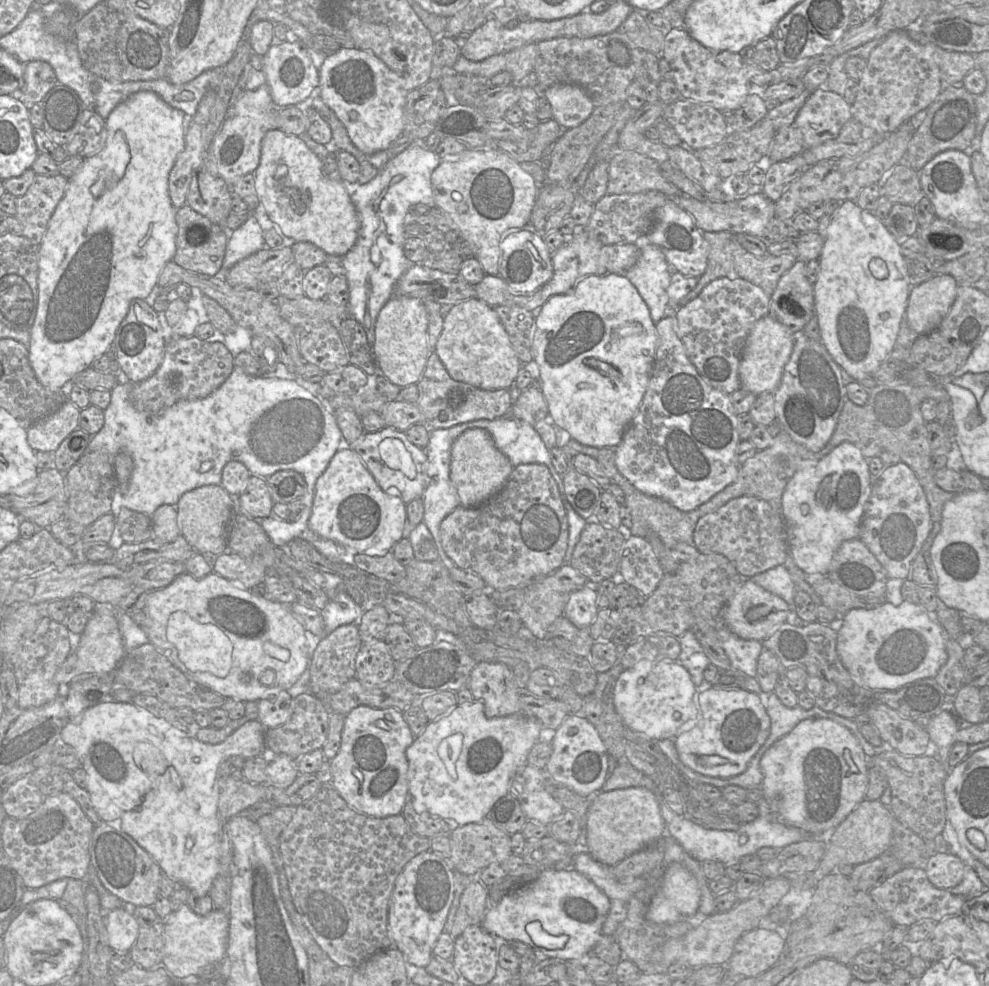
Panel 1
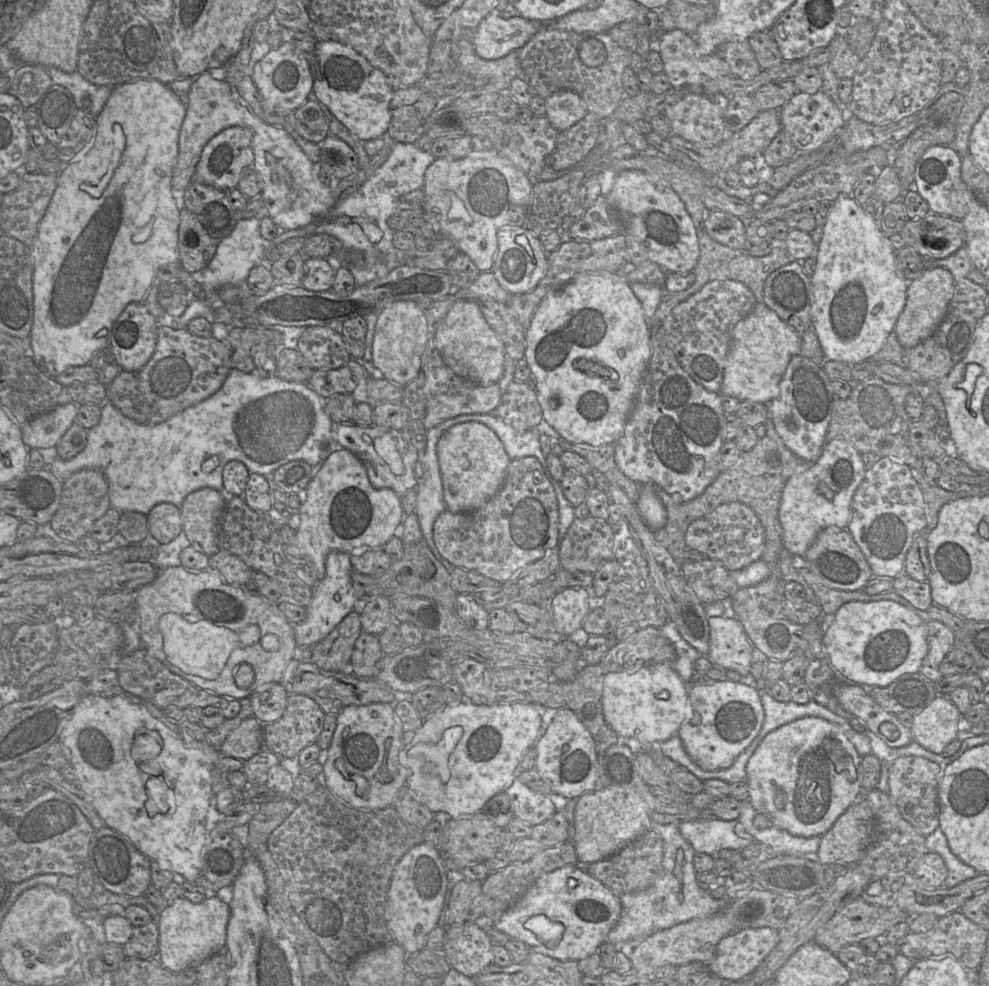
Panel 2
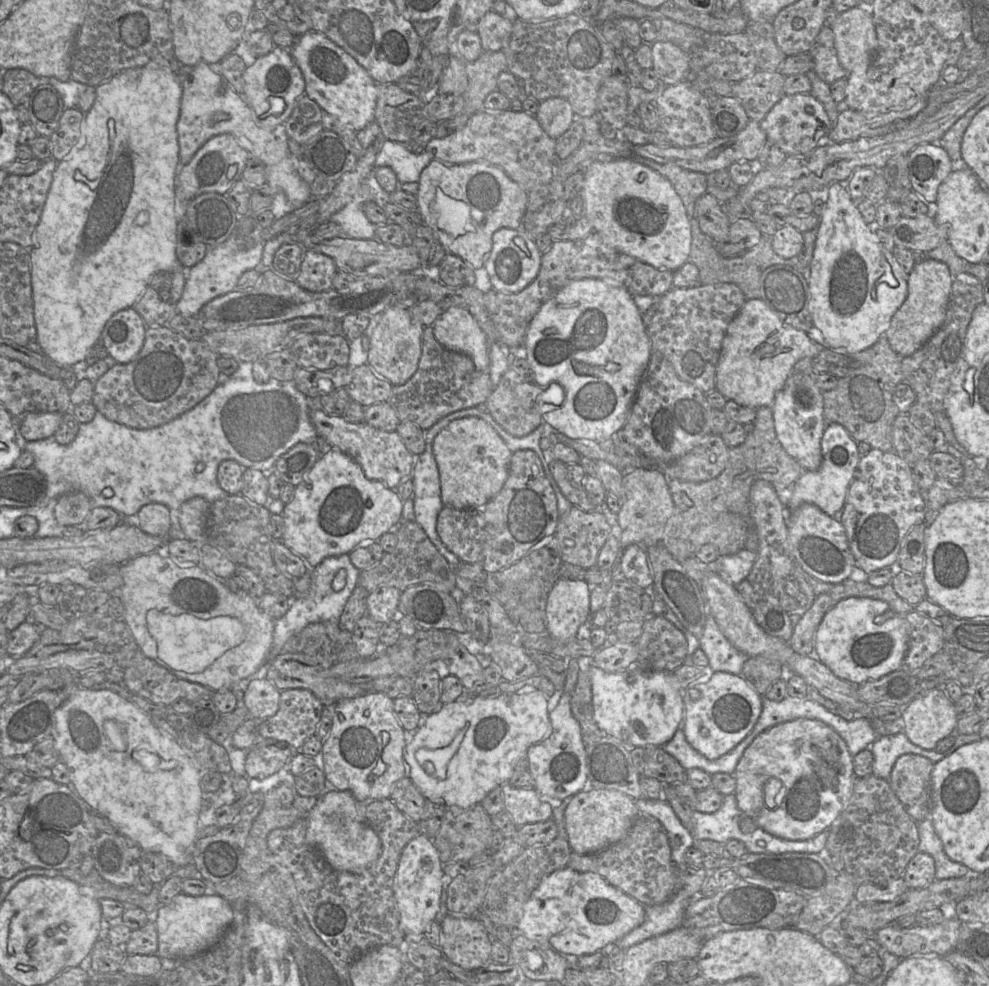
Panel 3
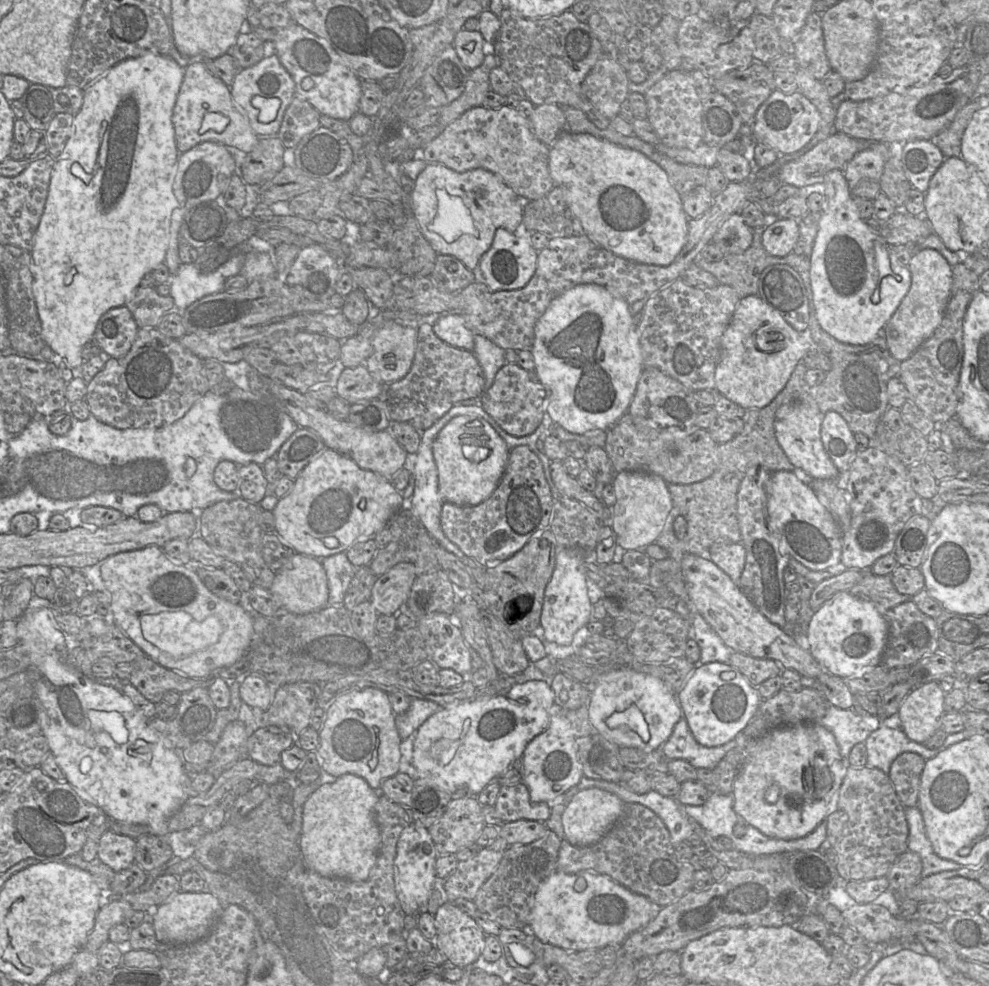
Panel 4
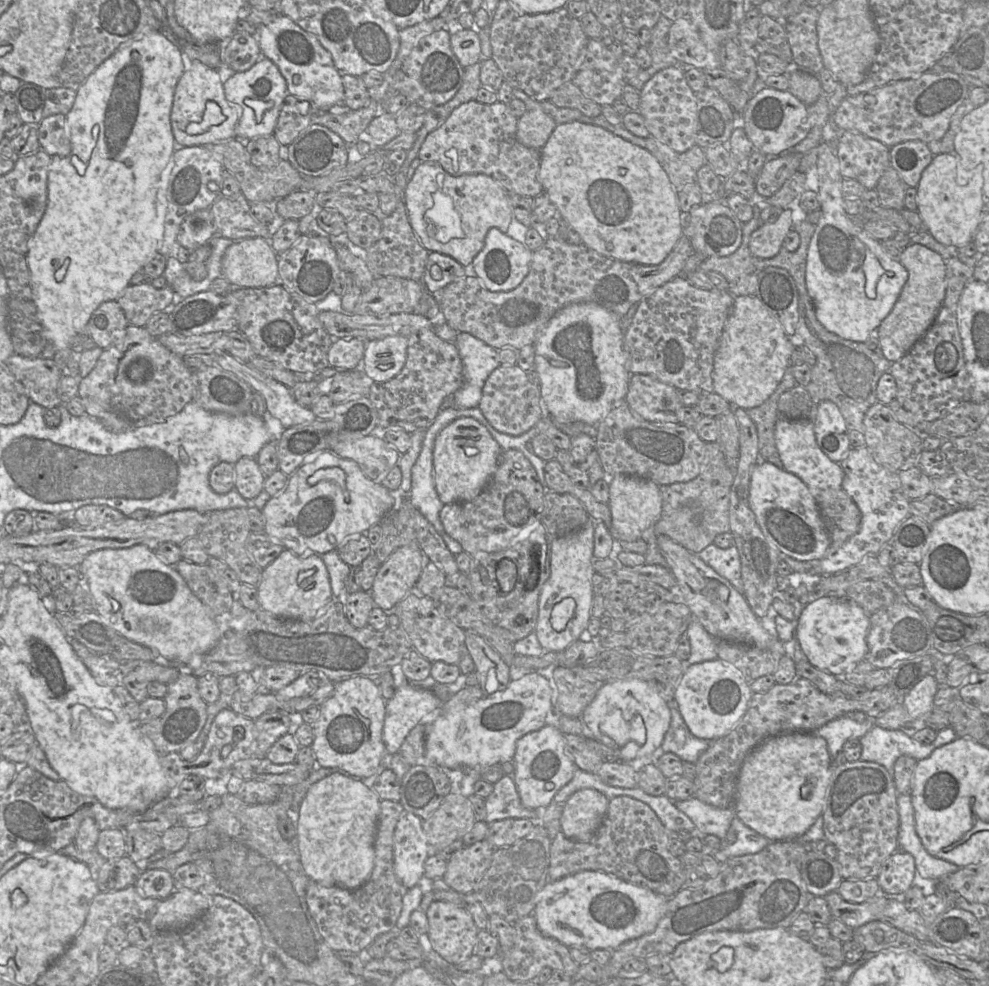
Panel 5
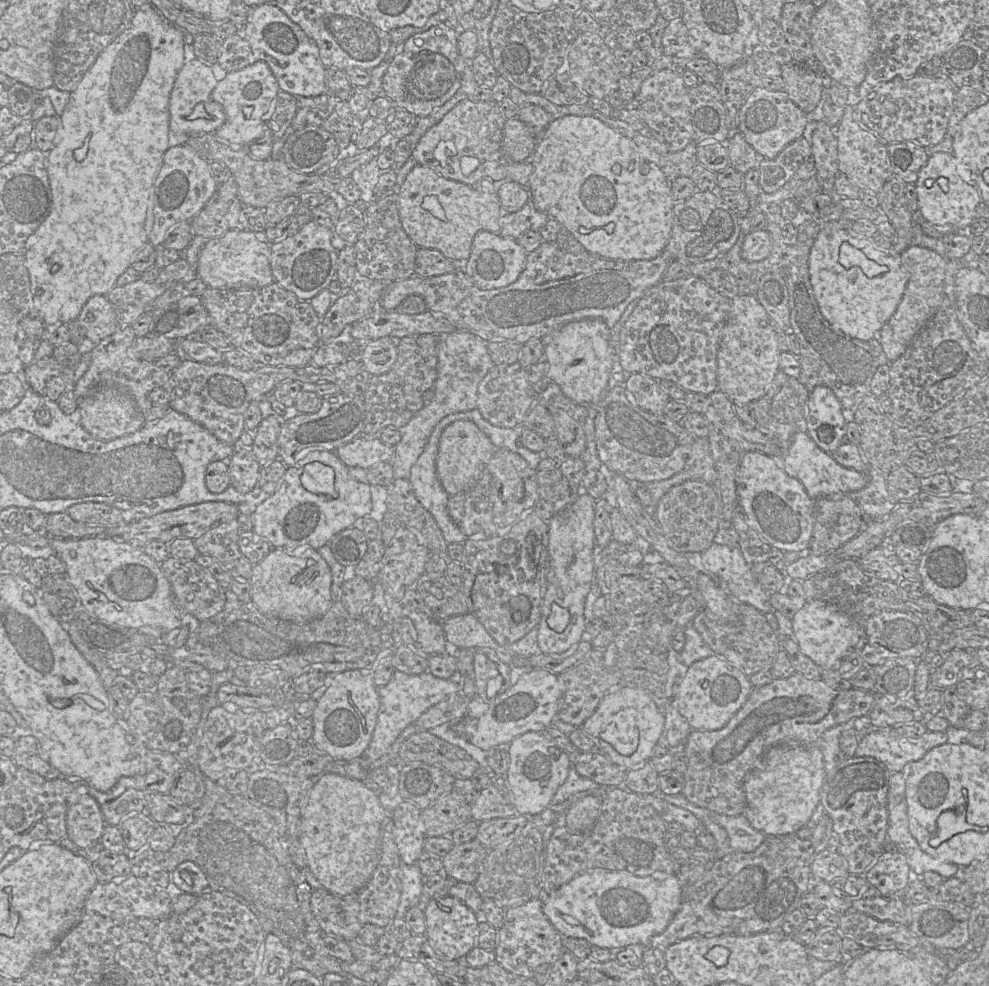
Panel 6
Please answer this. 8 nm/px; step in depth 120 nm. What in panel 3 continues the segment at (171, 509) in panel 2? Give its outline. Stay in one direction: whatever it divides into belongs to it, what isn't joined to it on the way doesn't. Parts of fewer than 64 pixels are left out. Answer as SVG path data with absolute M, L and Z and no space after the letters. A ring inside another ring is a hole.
M161 503L145 505L138 512L135 524L149 535L168 539L172 527L172 511Z

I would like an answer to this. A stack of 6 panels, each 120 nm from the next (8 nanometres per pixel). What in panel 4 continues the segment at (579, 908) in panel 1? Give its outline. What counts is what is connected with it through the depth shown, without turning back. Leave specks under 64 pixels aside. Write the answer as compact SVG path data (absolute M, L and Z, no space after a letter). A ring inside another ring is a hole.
M583 870L575 874L557 871L539 885L528 926L543 943L570 952L599 950L606 946L621 945L629 935L646 927L661 908L647 897L596 871ZM580 877L585 879L587 885L584 891L577 892L574 885Z

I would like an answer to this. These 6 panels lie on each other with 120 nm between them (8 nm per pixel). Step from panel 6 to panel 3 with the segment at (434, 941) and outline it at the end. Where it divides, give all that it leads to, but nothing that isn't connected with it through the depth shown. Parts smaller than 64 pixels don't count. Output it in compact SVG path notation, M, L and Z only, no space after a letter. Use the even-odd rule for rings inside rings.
M448 914L440 926L440 949L452 963L474 970L491 961L492 937L474 917L456 918Z

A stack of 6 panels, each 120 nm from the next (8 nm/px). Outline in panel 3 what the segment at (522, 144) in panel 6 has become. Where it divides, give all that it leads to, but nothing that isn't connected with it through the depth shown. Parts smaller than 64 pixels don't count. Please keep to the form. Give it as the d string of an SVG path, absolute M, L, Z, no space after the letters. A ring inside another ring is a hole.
M561 97L540 102L535 117L542 129L555 140L563 135L576 119L570 103Z

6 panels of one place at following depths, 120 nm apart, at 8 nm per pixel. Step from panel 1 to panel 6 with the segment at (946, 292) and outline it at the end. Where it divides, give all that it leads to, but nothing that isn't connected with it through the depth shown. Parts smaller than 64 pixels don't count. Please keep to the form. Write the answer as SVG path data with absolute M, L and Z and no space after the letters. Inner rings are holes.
M912 243L900 254L900 261L909 274L909 281L894 314L879 331L879 341L890 362L898 359L905 352L915 336L941 306L947 258L932 249Z

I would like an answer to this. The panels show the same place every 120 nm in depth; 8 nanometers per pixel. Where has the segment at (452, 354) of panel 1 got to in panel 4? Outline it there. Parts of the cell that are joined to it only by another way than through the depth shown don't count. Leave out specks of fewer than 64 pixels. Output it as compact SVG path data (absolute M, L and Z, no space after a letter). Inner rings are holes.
M443 314L432 325L435 335L444 343L466 351L473 351L474 334L460 314Z

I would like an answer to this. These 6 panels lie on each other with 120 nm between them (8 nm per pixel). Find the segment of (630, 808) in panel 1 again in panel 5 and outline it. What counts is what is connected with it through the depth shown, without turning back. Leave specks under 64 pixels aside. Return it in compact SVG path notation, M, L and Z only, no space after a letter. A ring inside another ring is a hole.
M580 789L565 802L560 824L564 835L575 841L588 842L600 827L609 799L595 789Z

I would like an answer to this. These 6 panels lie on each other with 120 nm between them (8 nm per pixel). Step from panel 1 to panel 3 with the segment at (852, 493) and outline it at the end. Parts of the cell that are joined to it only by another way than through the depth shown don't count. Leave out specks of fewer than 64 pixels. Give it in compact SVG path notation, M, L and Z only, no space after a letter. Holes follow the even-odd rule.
M838 423L827 424L821 439L822 463L816 471L804 471L791 488L786 505L790 514L804 503L818 506L824 513L833 517L845 504L848 487L853 479L860 455L857 442L849 432Z

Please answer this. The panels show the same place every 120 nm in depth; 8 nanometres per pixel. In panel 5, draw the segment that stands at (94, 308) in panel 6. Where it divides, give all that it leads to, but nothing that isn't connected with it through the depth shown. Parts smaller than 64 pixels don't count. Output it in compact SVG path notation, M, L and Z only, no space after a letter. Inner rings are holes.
M116 300L103 302L91 315L86 330L95 344L107 349L119 342L129 323Z

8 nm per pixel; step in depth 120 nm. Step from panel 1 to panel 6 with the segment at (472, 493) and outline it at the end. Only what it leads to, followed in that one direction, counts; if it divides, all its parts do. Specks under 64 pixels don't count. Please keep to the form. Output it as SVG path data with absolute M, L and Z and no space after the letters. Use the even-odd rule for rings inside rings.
M455 421L447 426L441 434L436 458L437 476L446 493L452 497L471 489L496 450L490 439L471 421Z

